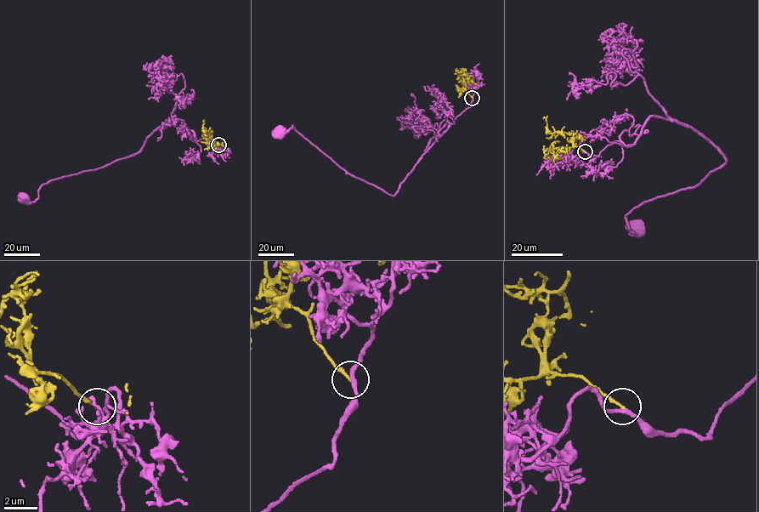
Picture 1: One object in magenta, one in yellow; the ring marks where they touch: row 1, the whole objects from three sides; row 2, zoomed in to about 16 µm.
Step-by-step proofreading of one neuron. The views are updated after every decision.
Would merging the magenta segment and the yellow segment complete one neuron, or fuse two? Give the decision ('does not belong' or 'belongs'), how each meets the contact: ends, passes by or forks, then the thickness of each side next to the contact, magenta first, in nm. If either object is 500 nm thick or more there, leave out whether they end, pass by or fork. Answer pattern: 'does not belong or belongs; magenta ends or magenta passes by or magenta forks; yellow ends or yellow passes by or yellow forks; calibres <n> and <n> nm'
belongs; magenta passes by; yellow ends; calibres 240 and 180 nm

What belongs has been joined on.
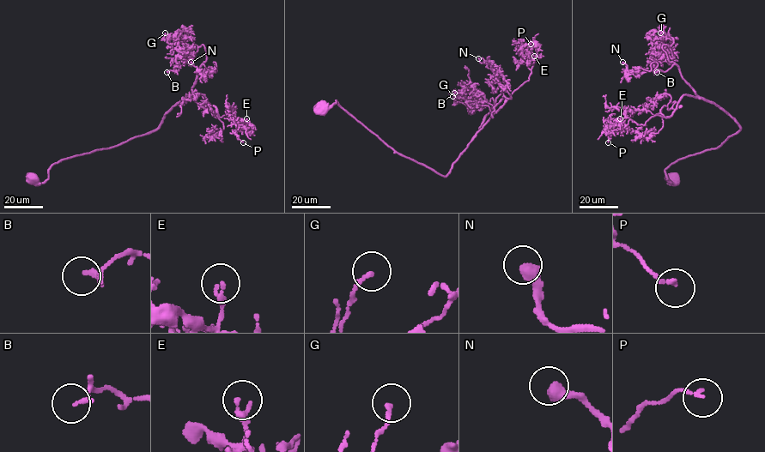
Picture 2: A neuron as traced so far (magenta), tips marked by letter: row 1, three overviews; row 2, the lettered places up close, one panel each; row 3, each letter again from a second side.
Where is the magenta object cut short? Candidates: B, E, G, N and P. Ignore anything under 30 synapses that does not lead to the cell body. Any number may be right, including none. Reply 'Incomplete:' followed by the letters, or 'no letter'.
Incomplete: no letter

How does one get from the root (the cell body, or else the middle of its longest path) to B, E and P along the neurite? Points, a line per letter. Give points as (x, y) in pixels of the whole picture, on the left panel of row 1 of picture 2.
B: (33, 179), (43, 183), (61, 159), (155, 129), (191, 93), (206, 60), (204, 45), (185, 48), (166, 72)
E: (33, 179), (148, 134), (185, 98), (201, 94), (214, 116), (245, 119), (239, 127), (246, 118)
P: (33, 179), (148, 134), (200, 94), (214, 116), (245, 120), (233, 132), (243, 142)

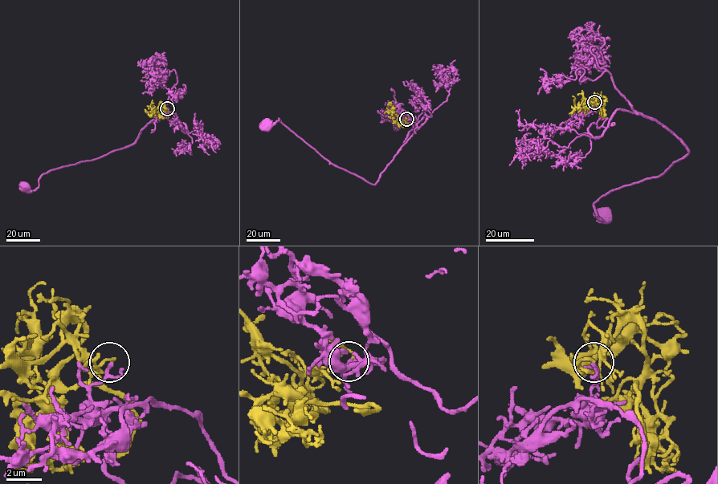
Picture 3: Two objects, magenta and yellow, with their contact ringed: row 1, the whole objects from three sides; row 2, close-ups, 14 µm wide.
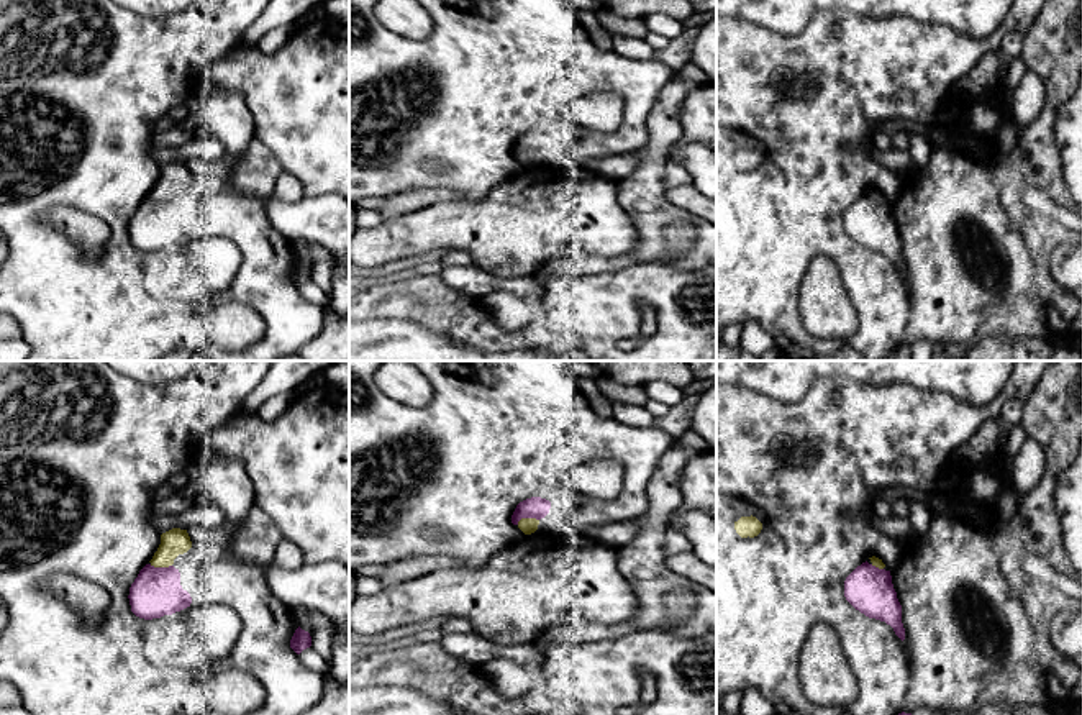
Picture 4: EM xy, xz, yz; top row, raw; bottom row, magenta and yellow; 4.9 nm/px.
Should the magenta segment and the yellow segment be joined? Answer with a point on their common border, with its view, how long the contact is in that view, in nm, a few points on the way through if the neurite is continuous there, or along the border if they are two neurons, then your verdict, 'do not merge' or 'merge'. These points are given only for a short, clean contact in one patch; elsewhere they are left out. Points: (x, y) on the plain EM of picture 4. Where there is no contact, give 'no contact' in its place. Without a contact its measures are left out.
meets magenta in xz at (527, 150); contact 110 nm long; runs through xz (535, 140), (527, 150), (527, 158); merge

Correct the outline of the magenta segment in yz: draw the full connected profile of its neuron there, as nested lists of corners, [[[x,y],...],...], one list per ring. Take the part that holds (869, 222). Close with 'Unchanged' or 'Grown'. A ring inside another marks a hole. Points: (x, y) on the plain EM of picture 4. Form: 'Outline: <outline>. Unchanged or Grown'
Outline: [[[872,189],[871,194],[857,198],[844,213],[846,233],[861,246],[890,257],[903,274],[902,238],[892,216],[890,203],[885,203],[882,192]]]. Grown

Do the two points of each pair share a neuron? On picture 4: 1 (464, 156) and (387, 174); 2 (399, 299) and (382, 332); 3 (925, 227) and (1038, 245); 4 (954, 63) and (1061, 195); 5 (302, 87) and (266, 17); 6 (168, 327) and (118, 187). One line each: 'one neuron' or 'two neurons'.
1: one neuron
2: two neurons
3: two neurons
4: two neurons
5: two neurons
6: one neuron

